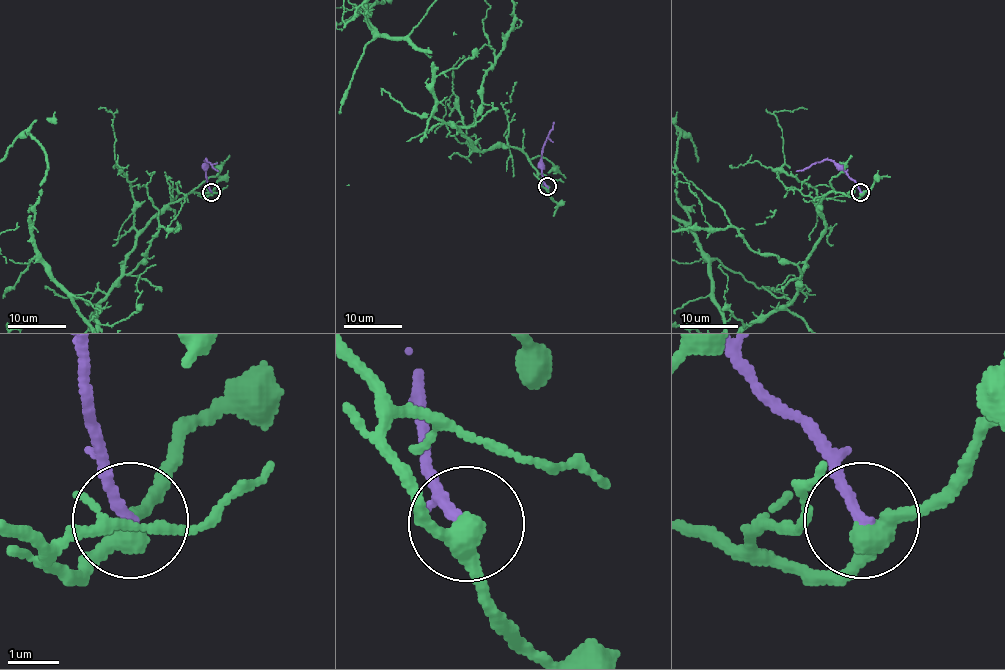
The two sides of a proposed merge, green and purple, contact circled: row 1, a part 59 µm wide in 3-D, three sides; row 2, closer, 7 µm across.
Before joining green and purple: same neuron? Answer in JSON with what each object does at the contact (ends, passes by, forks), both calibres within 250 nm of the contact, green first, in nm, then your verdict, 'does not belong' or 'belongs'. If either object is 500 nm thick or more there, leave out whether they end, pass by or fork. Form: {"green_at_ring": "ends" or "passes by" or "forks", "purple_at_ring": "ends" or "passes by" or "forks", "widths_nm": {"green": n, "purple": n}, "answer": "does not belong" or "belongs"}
{"green_at_ring": "passes by", "purple_at_ring": "ends", "widths_nm": {"green": 360, "purple": 200}, "answer": "does not belong"}

